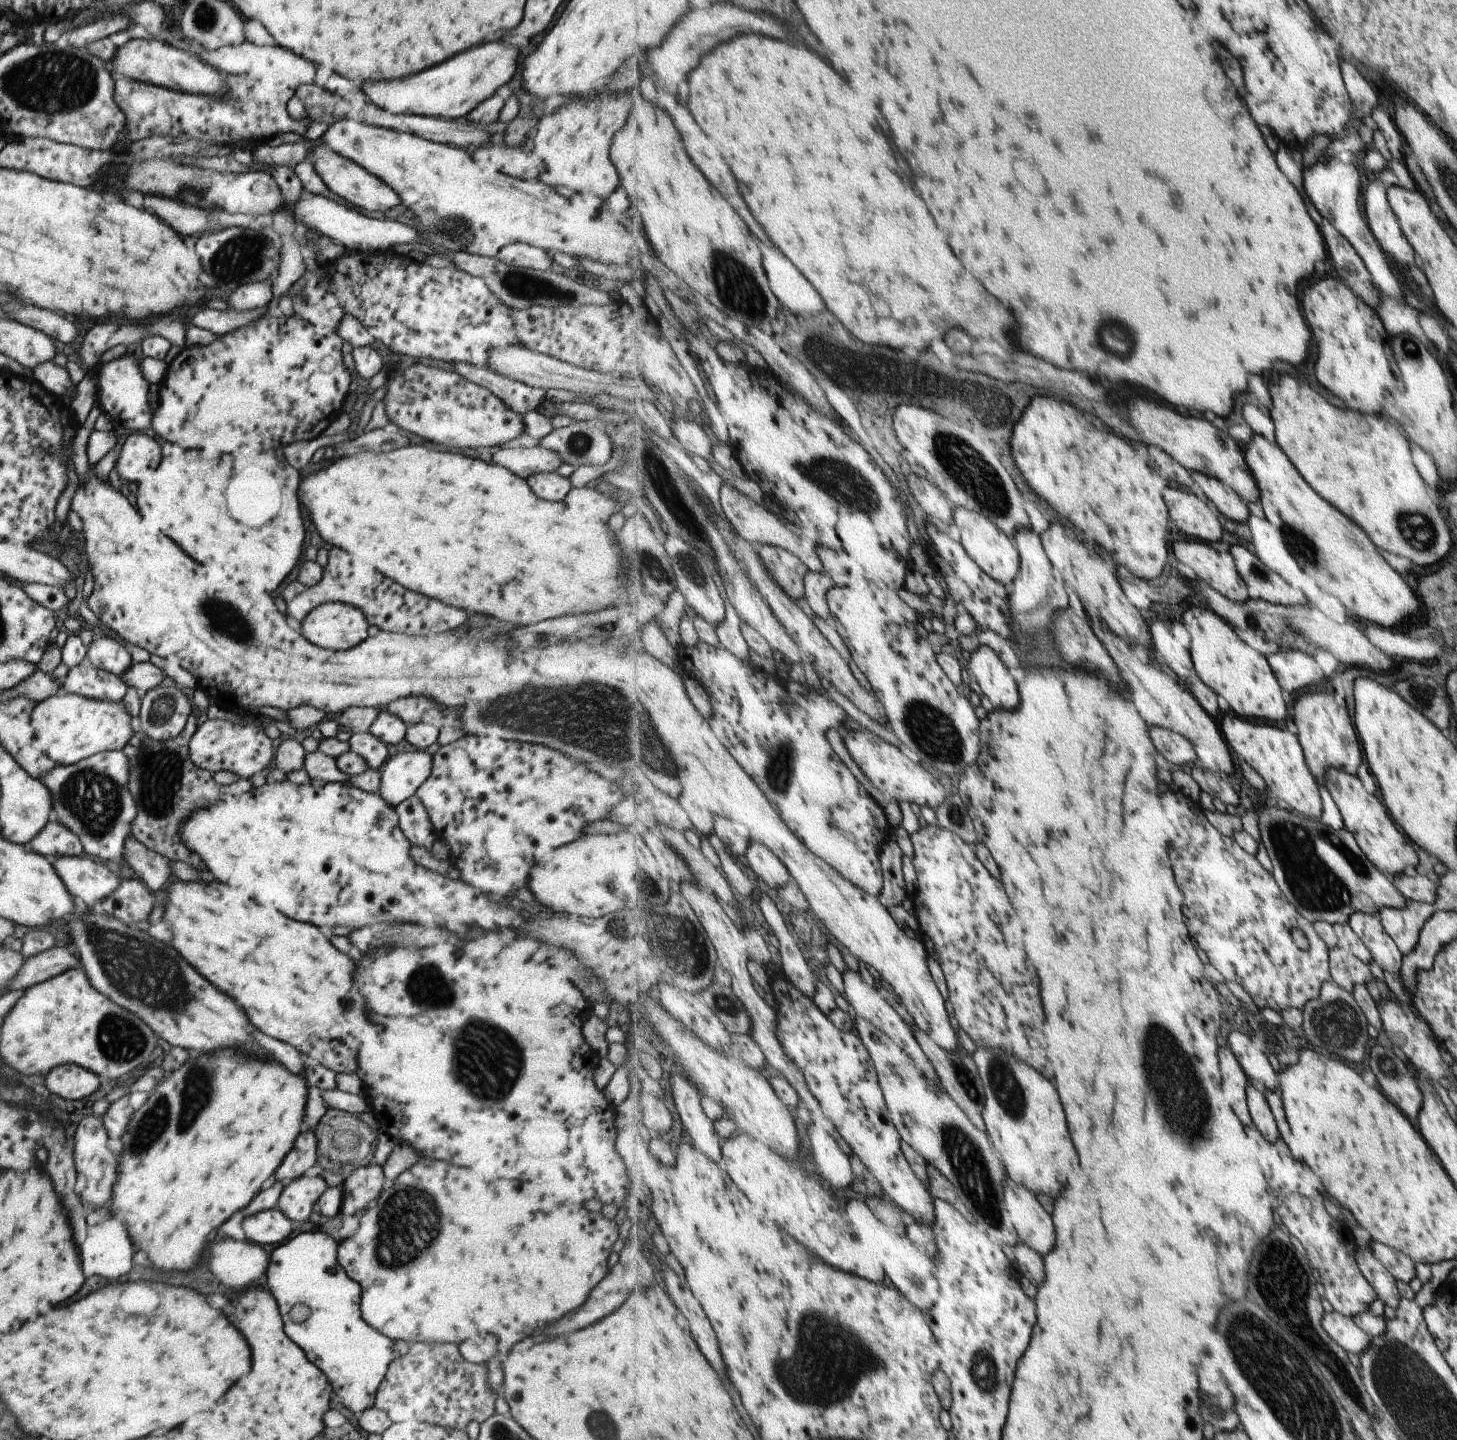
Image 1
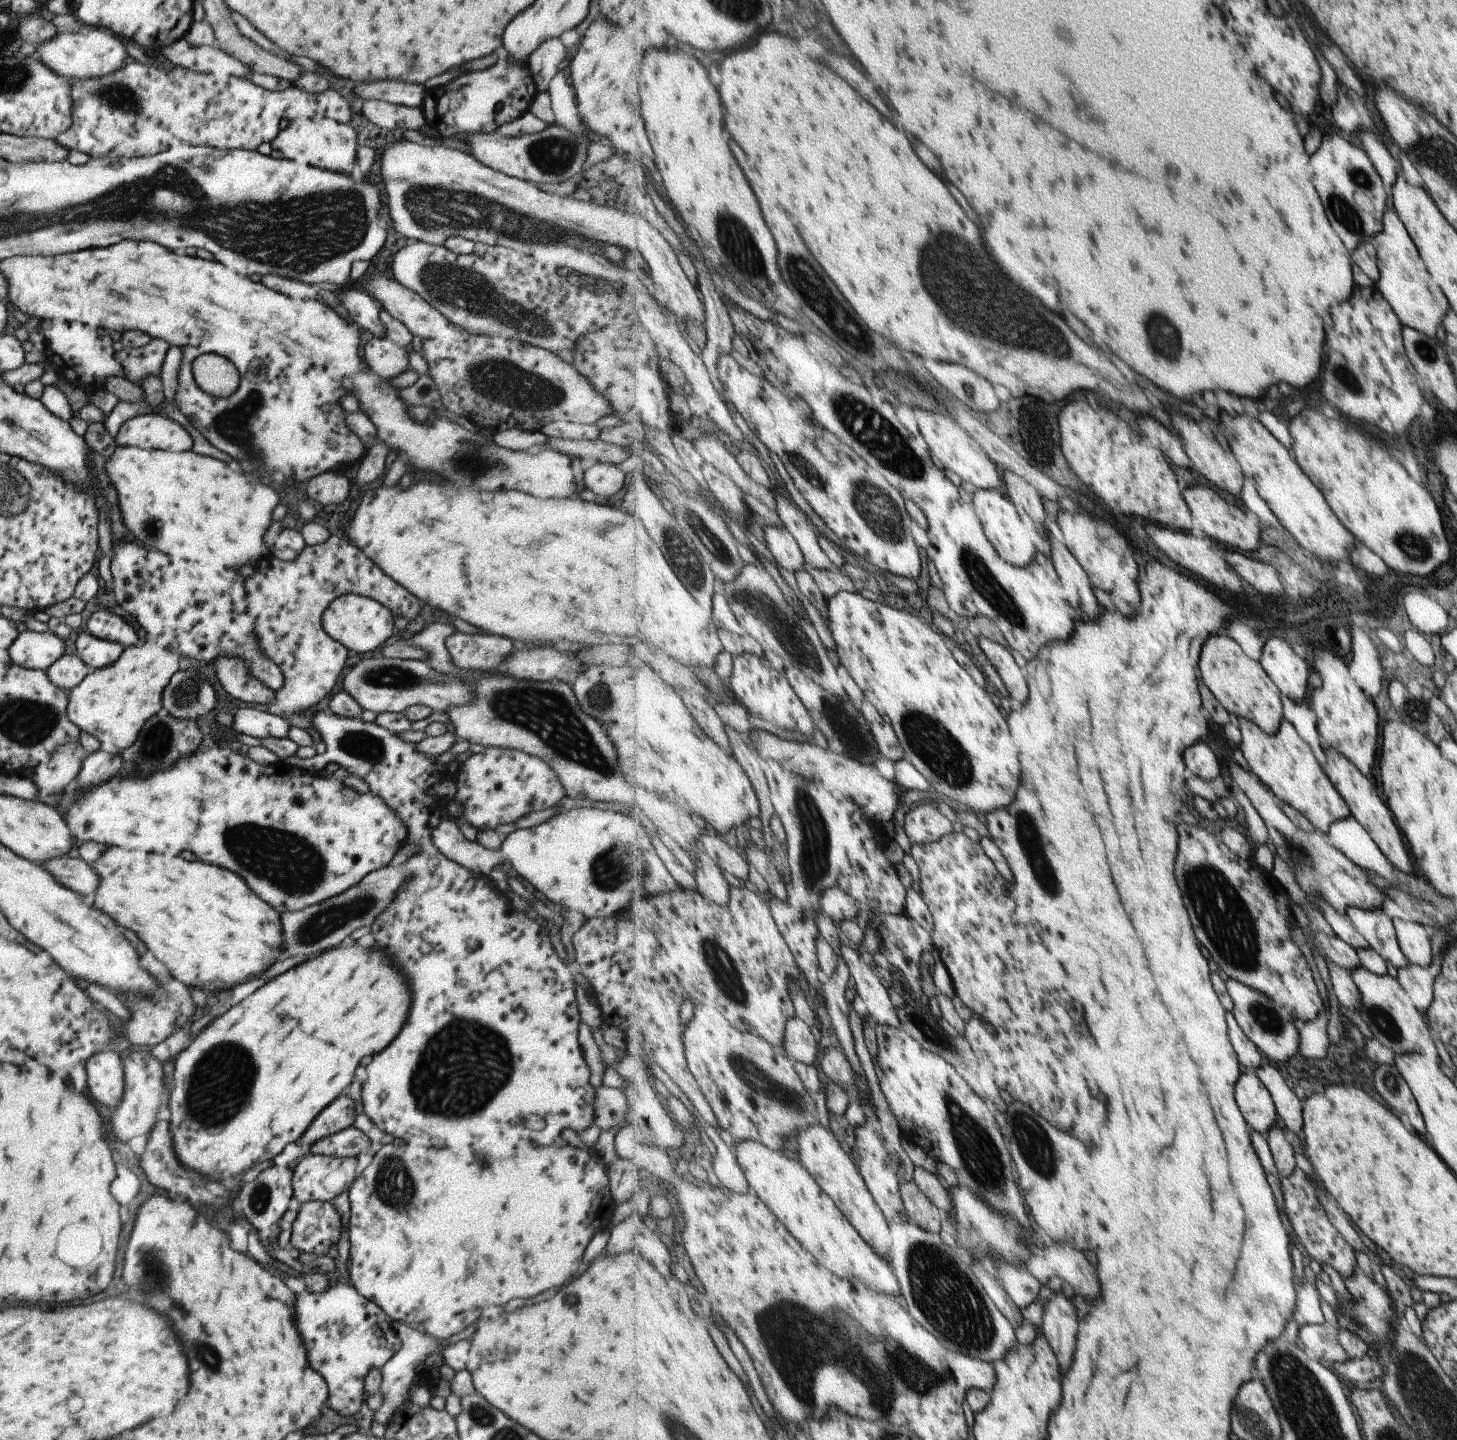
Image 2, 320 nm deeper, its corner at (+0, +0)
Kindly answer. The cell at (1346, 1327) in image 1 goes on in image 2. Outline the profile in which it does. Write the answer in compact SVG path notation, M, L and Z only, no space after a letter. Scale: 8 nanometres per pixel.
M1303 1324L1298 1330L1299 1342L1303 1351L1313 1358L1321 1358L1331 1363L1345 1363L1347 1352L1337 1342L1336 1332L1331 1327L1319 1324Z

